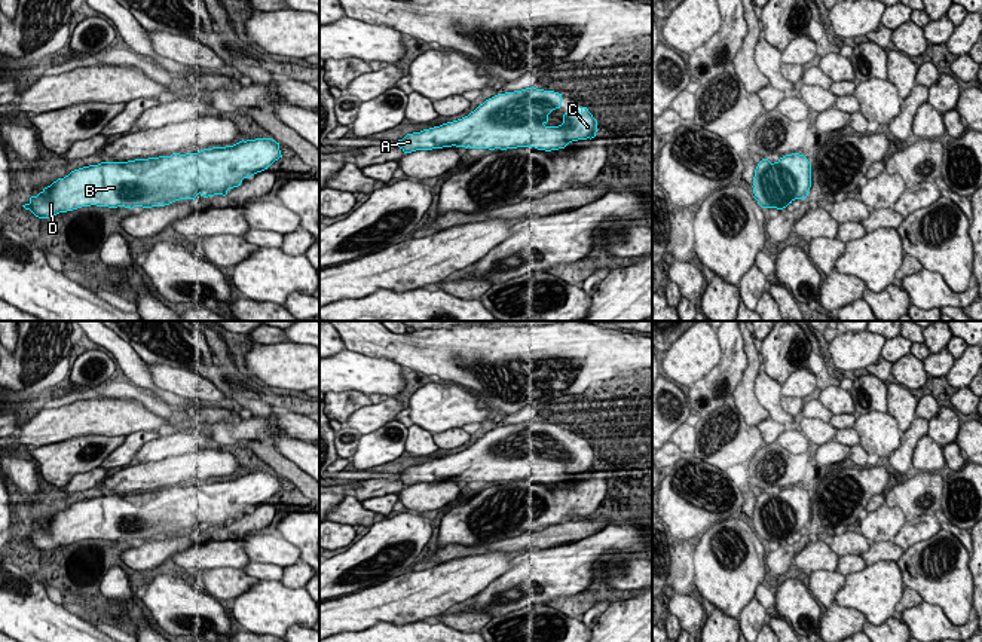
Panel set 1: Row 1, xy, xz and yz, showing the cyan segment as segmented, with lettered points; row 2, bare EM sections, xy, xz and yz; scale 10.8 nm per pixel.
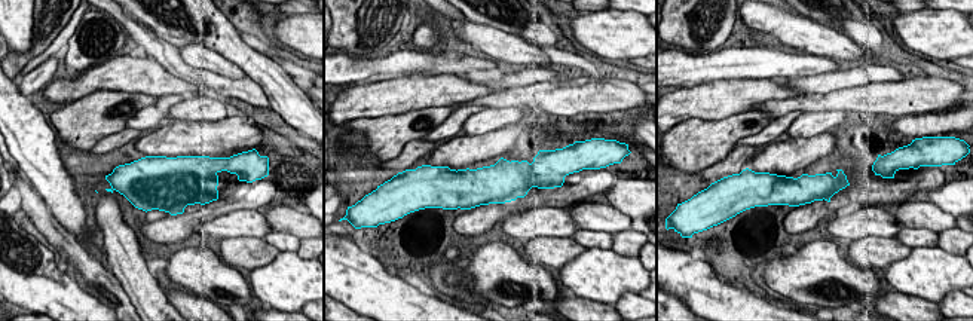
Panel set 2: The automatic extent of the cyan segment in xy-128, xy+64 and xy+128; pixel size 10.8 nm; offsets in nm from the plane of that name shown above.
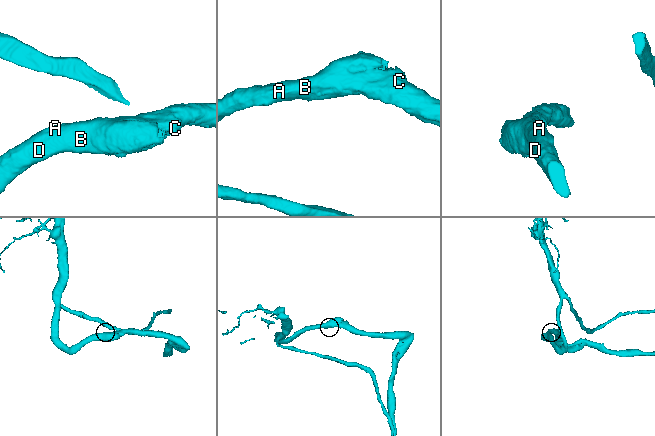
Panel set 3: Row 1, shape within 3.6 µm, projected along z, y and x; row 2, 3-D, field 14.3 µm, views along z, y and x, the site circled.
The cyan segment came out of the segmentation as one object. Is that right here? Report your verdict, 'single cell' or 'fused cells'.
single cell

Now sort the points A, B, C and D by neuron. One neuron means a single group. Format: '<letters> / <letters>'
A B C D

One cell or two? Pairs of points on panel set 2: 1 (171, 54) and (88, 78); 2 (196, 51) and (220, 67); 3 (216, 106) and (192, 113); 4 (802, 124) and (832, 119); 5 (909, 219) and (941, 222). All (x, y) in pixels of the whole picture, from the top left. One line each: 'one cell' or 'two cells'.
1: two cells
2: one cell
3: one cell
4: one cell
5: one cell

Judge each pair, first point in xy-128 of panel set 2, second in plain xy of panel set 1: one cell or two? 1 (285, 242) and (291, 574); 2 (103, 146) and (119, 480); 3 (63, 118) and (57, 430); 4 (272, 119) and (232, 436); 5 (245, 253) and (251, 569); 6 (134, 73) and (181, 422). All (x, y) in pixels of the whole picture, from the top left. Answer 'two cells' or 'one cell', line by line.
1: two cells
2: two cells
3: two cells
4: two cells
5: two cells
6: two cells

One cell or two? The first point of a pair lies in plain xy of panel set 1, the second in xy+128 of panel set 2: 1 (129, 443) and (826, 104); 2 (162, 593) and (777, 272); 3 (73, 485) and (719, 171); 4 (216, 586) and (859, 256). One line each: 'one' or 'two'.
1: two
2: one
3: one
4: one

